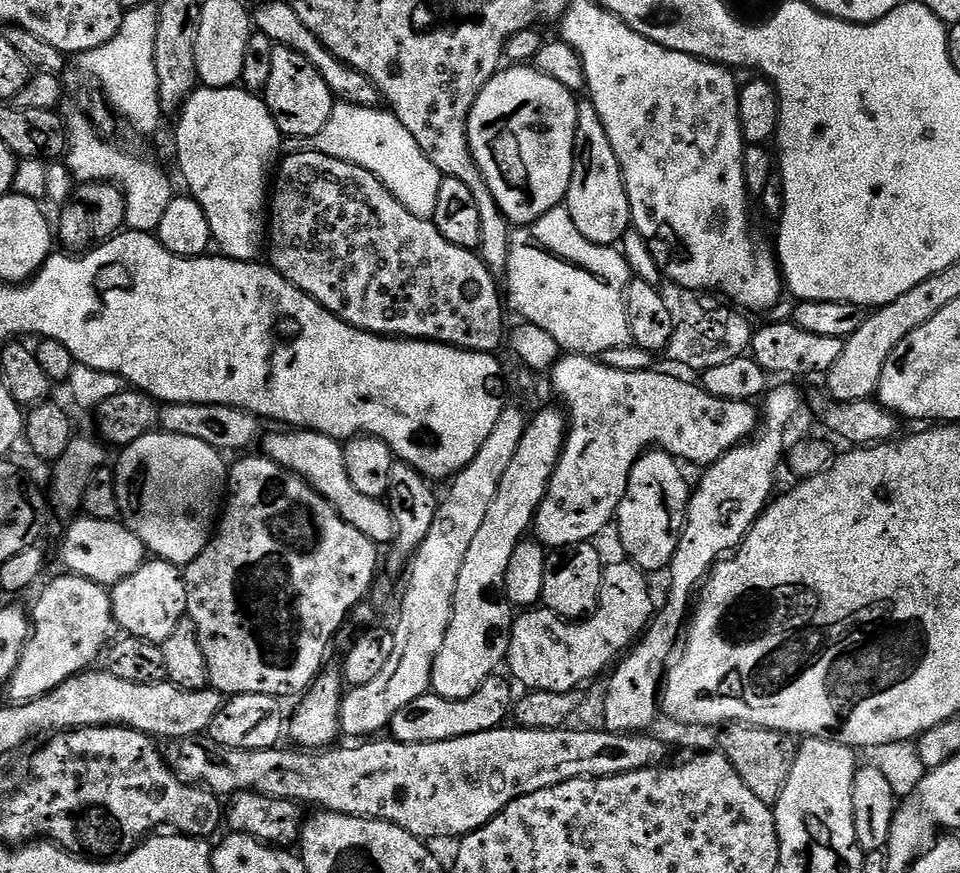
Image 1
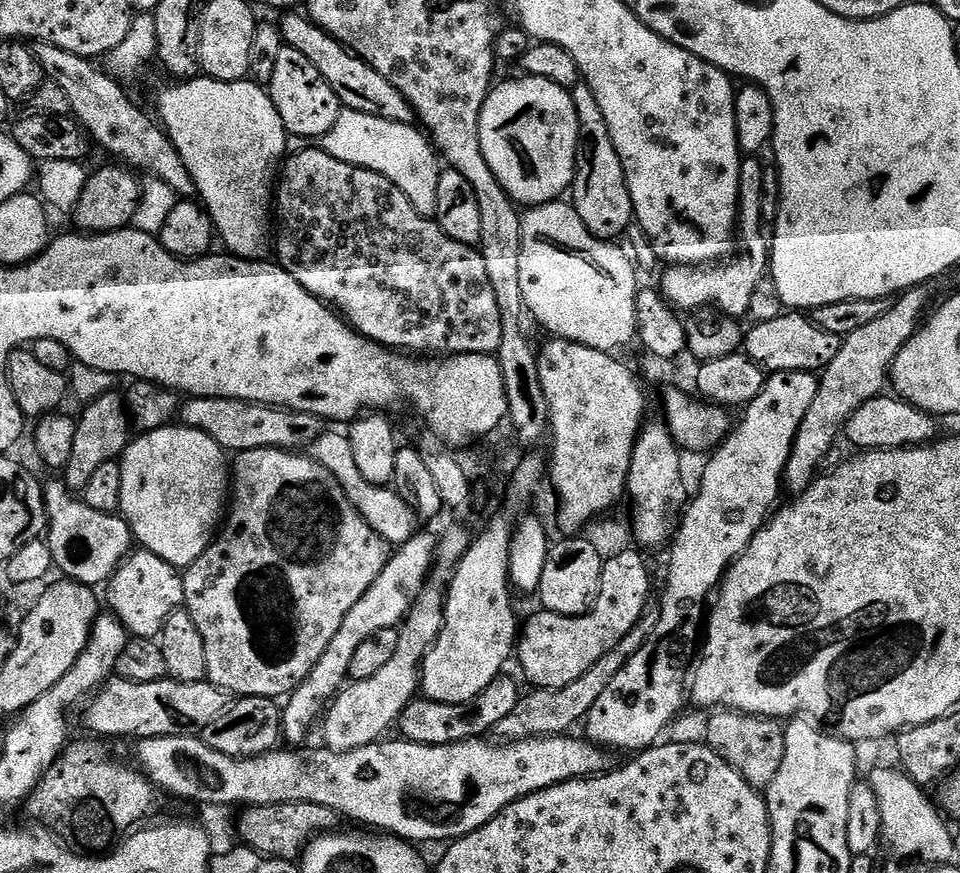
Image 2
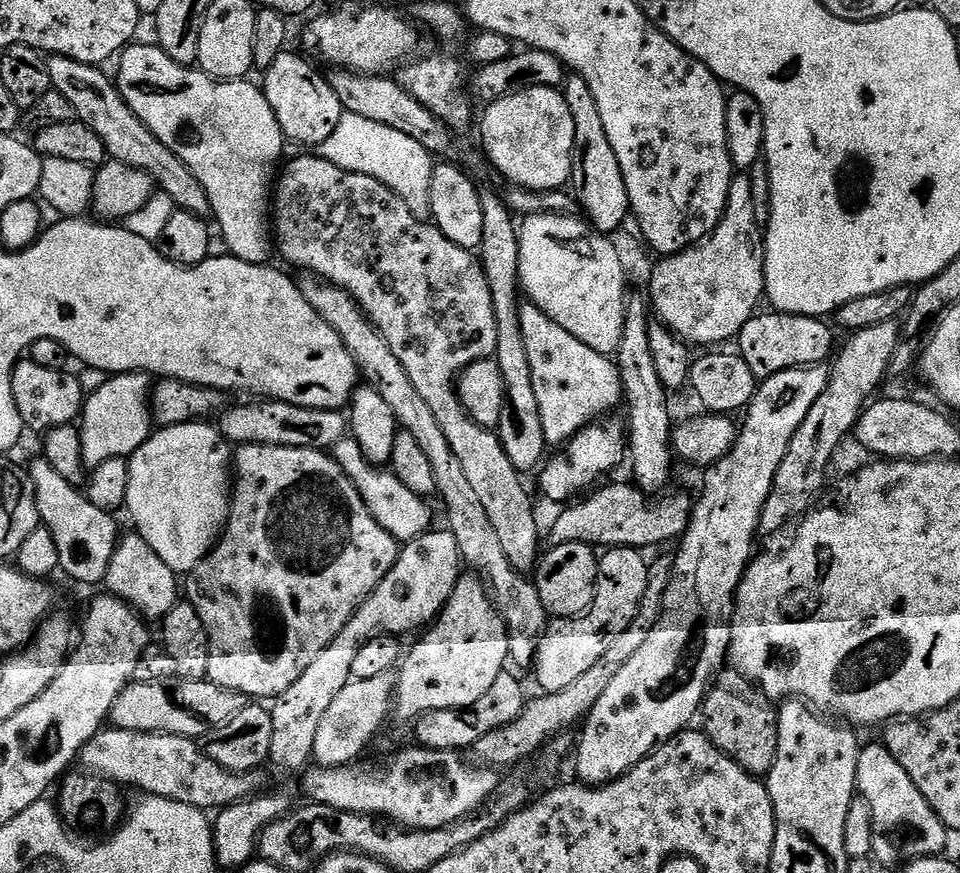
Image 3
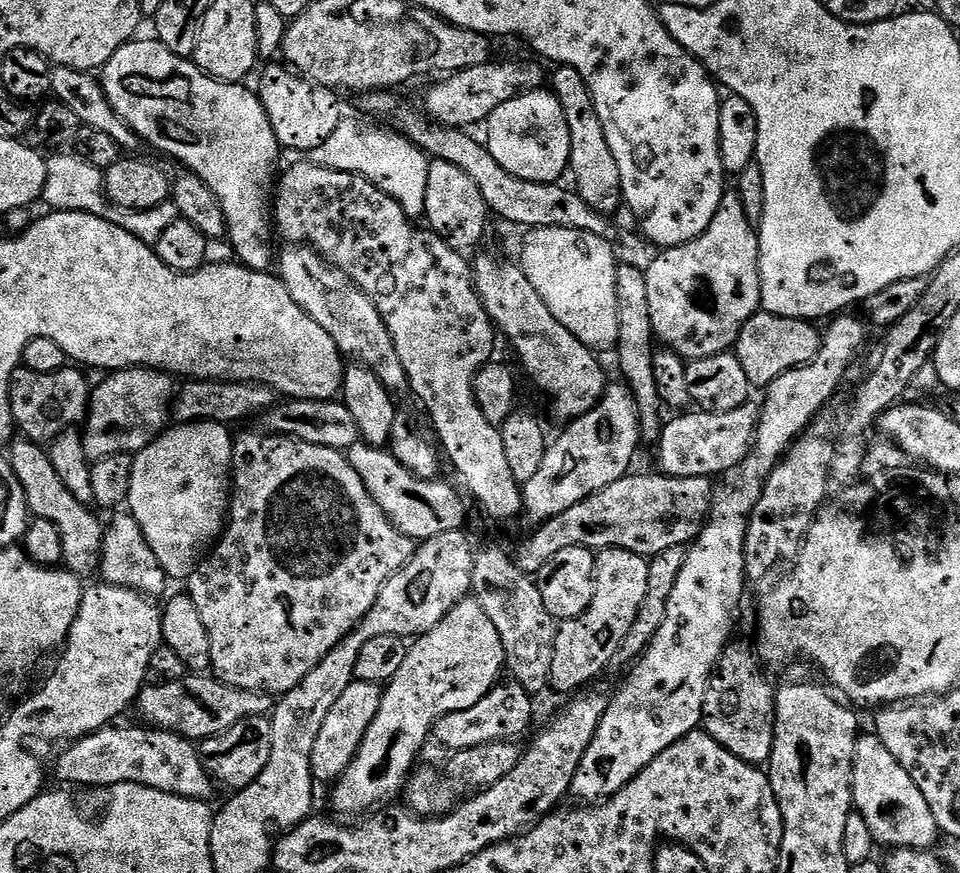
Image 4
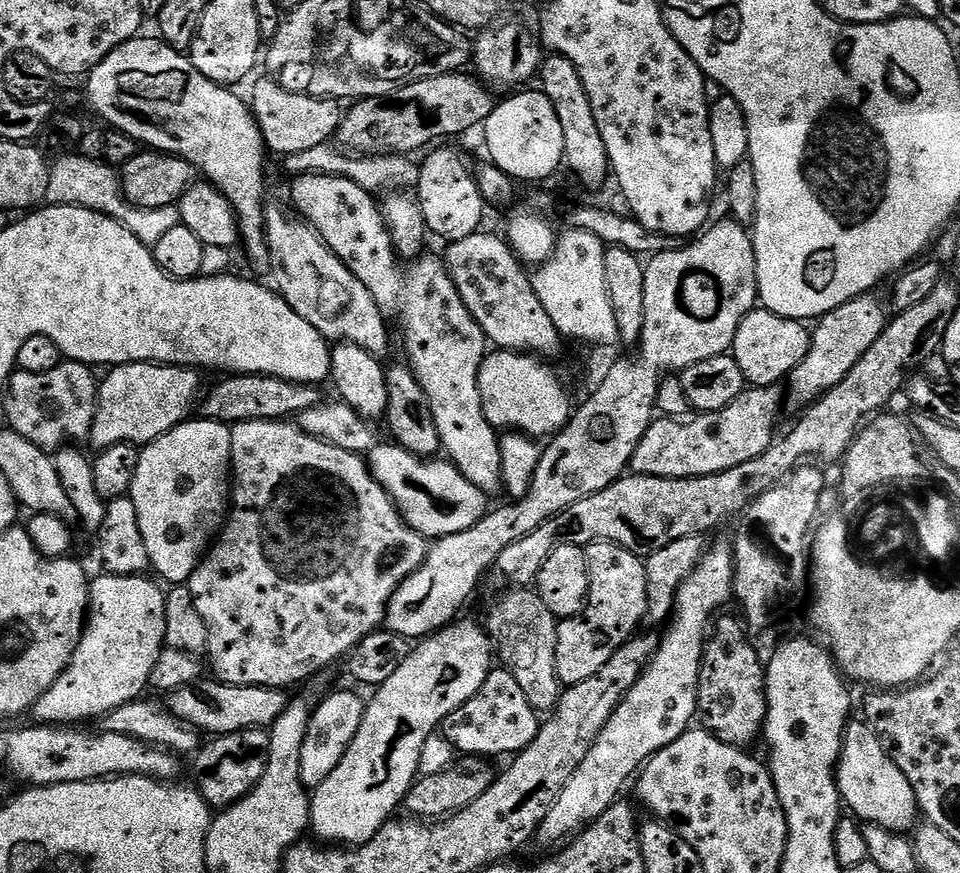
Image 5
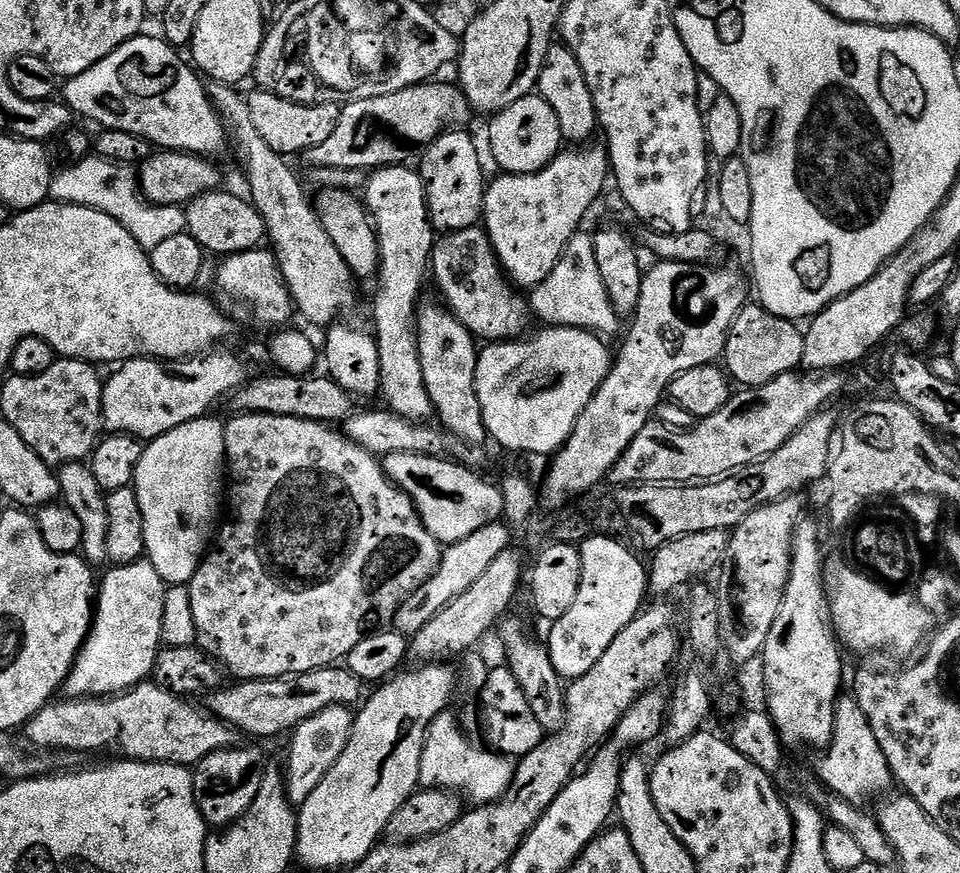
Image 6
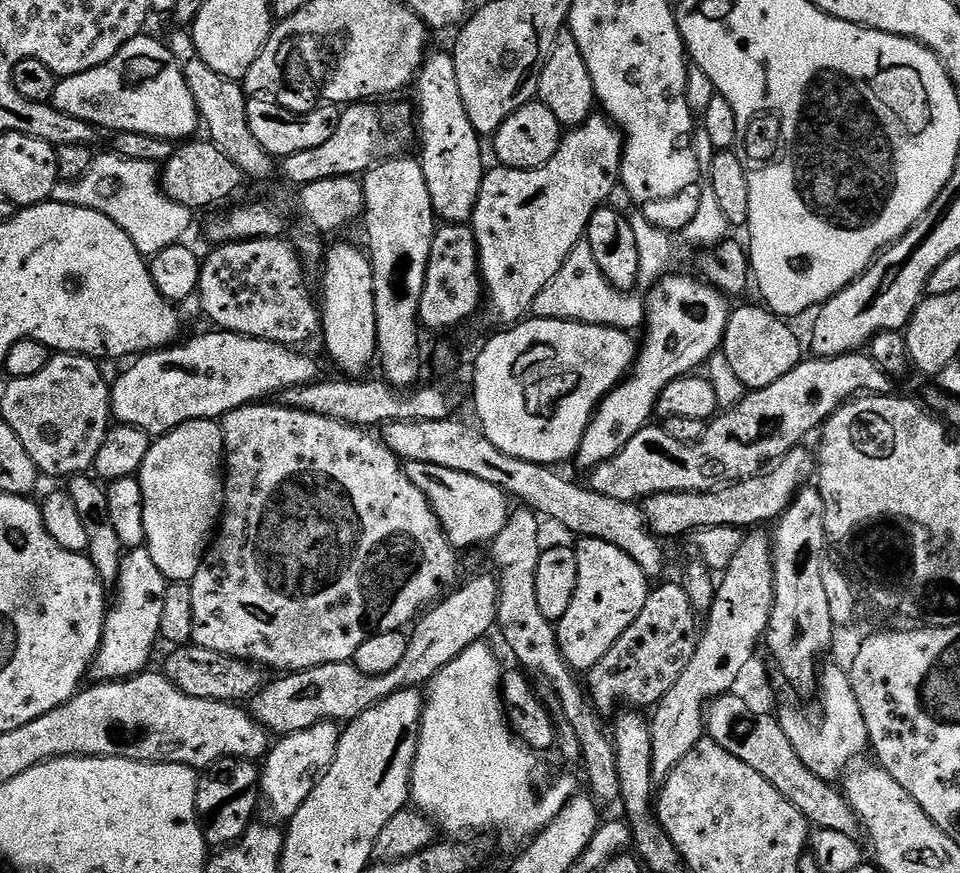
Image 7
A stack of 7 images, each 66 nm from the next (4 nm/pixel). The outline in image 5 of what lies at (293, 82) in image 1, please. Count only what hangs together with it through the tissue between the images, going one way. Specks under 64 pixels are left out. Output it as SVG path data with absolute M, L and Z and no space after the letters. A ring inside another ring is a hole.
M272 80L258 81L252 88L250 107L264 135L267 151L287 158L302 150L314 150L314 146L329 143L339 133L342 108L331 98L323 99L307 96L304 92L291 92Z

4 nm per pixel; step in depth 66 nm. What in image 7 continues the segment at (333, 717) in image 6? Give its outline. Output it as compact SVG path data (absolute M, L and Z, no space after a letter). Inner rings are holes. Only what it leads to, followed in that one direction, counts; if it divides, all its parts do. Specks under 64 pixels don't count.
M335 723L310 726L306 730L298 730L289 736L281 736L268 749L268 755L263 757L262 771L260 774L260 791L262 793L262 808L268 811L267 819L272 822L287 822L292 815L310 798L310 794L326 773L330 762L334 762L334 754L338 750L341 729Z

